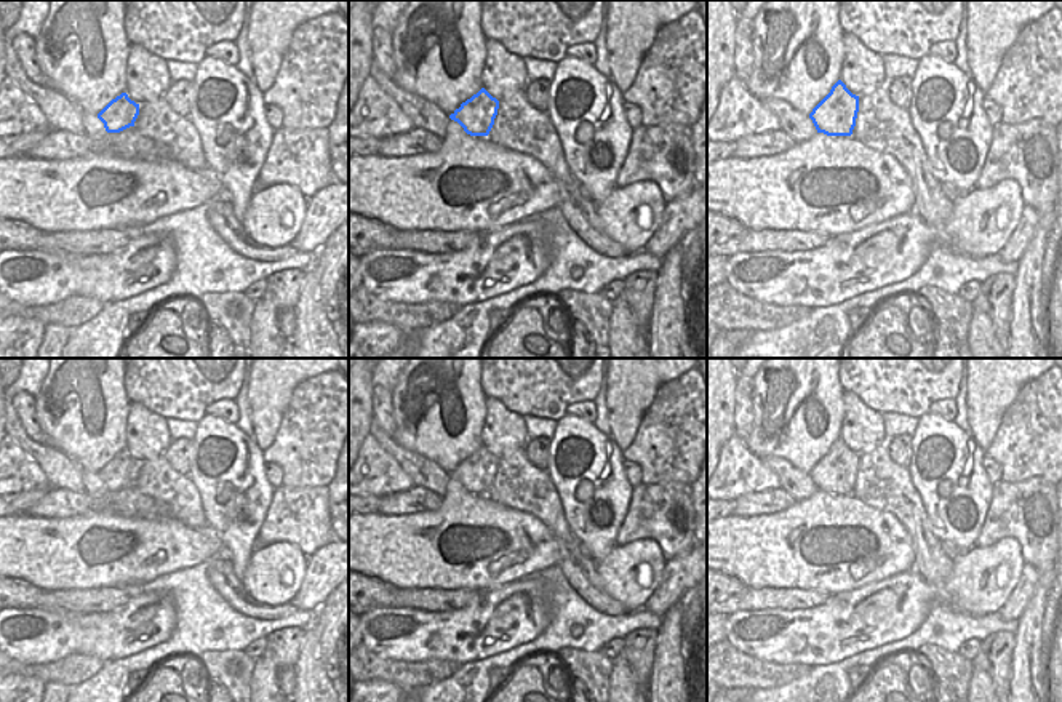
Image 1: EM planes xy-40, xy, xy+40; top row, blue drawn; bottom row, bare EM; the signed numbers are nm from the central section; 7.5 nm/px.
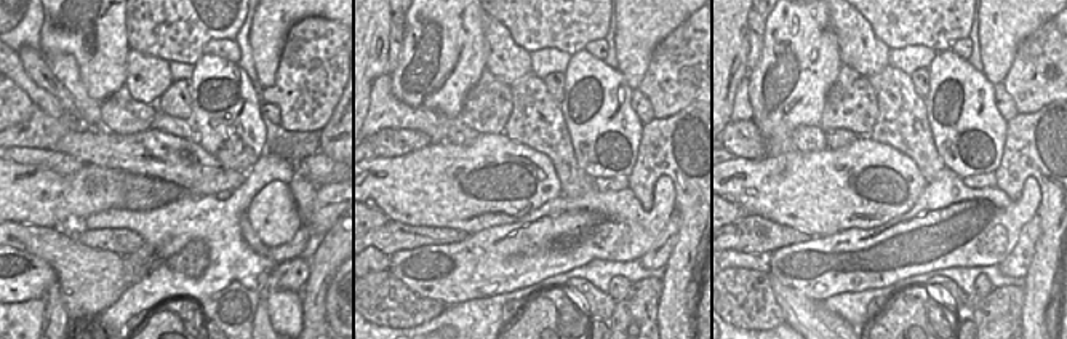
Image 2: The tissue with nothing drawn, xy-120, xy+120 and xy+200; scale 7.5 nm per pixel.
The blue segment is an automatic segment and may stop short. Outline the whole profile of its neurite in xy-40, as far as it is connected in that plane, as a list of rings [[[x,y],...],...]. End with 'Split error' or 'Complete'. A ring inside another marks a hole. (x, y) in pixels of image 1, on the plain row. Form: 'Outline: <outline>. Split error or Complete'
Outline: [[[122,451],[98,472],[98,477],[104,481],[107,491],[120,491],[134,485],[138,473],[139,462],[131,459],[126,451]]]. Complete

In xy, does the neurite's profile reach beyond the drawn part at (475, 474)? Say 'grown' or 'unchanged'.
unchanged

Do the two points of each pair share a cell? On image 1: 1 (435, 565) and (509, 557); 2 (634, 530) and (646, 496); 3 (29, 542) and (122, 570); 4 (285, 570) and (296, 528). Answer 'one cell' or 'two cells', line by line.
1: one cell
2: one cell
3: one cell
4: two cells

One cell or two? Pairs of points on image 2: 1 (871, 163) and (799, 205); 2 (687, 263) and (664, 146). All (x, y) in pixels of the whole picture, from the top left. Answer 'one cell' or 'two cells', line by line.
1: one cell
2: one cell

